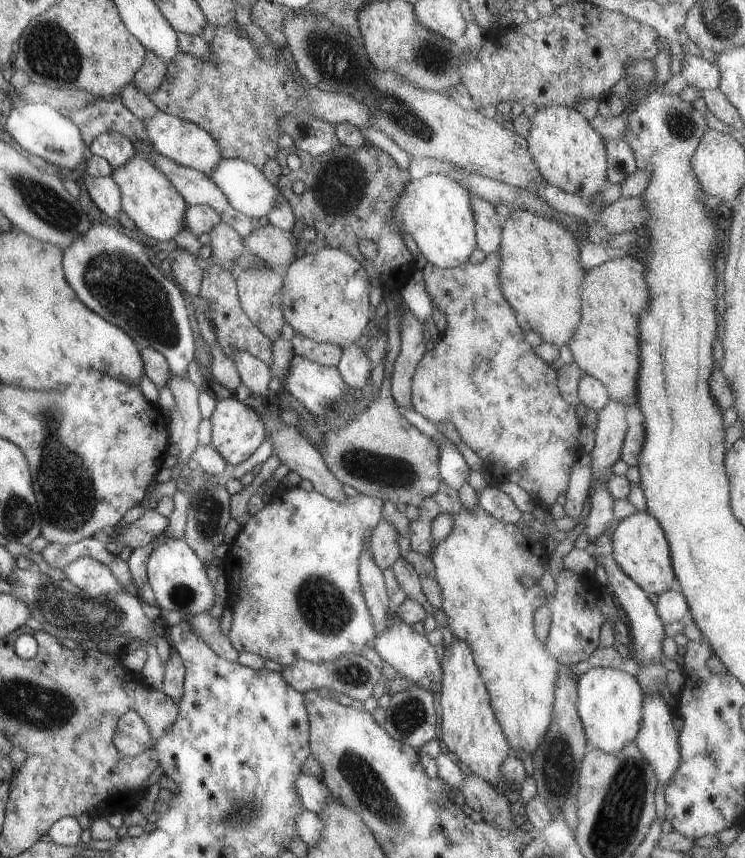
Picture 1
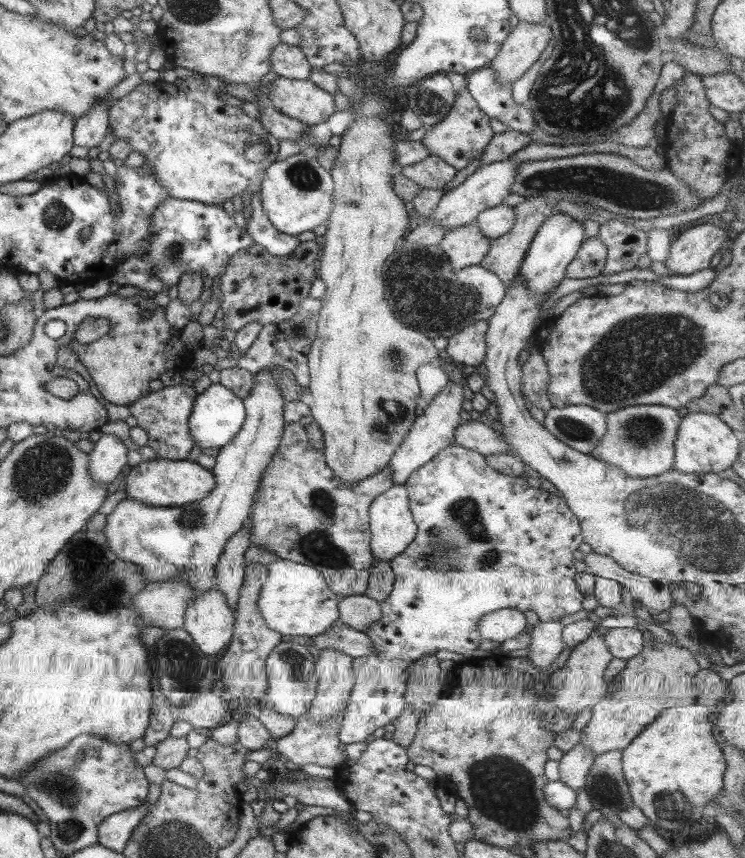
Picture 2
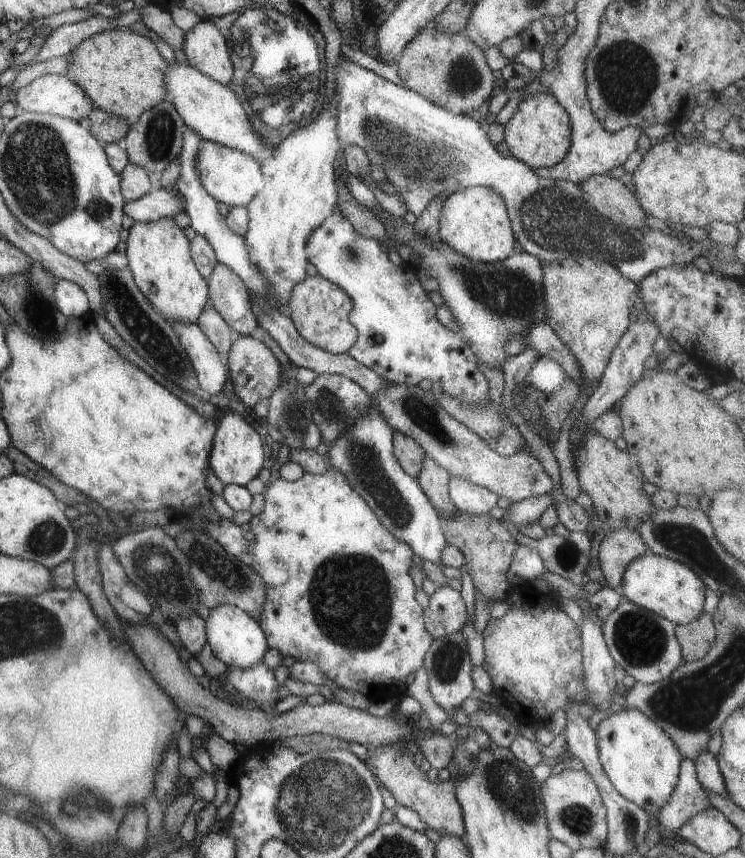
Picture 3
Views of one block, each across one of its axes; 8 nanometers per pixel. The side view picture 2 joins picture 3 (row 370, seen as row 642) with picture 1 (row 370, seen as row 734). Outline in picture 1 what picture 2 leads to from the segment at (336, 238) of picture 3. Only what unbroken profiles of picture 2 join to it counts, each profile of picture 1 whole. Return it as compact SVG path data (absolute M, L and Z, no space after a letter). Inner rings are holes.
M353 343L342 349L338 365L336 366L341 378L355 389L361 390L369 378L369 362L365 358L362 348Z

